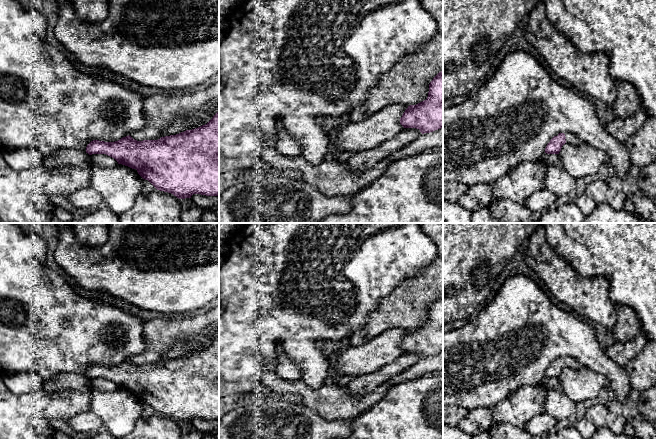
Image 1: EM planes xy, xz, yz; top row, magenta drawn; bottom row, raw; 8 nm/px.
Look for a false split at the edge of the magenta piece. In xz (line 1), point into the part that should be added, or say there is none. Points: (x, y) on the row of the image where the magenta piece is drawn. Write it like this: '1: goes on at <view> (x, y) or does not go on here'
1: does not go on here

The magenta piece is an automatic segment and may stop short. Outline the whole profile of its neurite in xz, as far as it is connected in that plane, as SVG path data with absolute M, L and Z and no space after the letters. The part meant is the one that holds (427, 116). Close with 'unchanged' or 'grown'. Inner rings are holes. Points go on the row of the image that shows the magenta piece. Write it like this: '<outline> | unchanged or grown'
M443 71L430 82L427 99L408 106L400 118L400 124L404 128L419 129L422 134L443 127Z | unchanged

